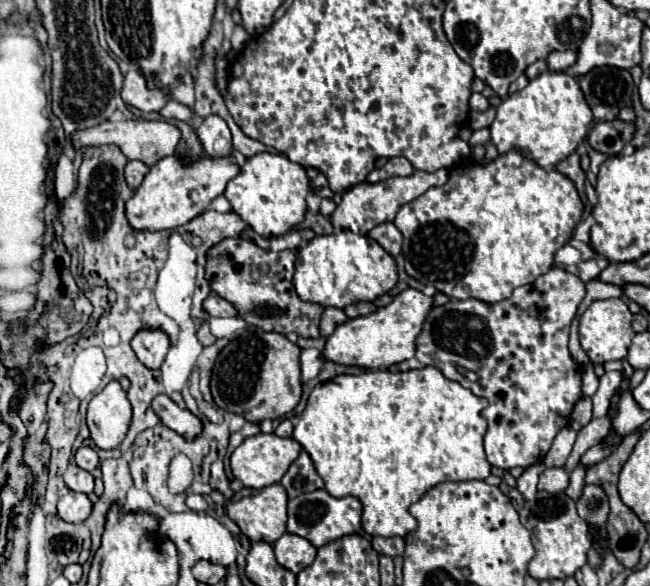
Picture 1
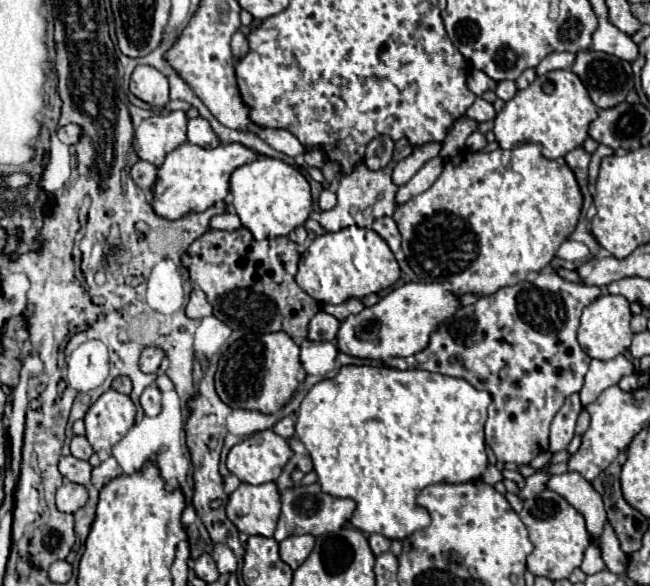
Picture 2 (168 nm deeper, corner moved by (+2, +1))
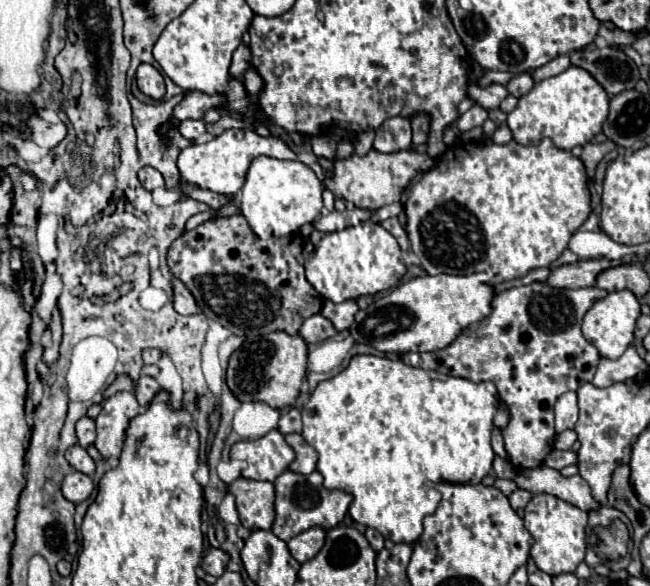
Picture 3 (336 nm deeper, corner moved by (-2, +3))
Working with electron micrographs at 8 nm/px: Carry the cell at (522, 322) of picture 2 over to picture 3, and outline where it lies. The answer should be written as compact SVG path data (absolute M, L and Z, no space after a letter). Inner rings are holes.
M531 283L523 287L513 287L503 293L499 293L493 301L493 313L467 327L449 347L441 351L431 351L431 353L421 353L421 355L411 355L409 353L409 365L421 367L421 369L433 369L445 375L453 377L463 377L471 379L475 383L481 381L493 381L497 385L501 401L505 401L509 409L509 425L503 429L503 439L505 439L505 451L509 455L511 465L515 471L523 469L535 469L543 465L543 459L551 453L553 449L553 439L555 439L555 429L553 429L553 405L559 395L565 391L577 391L577 387L589 379L593 379L597 363L601 359L599 351L585 341L581 333L581 321L587 309L605 297L607 291L599 287L583 287L583 289L553 289L547 287L545 283Z

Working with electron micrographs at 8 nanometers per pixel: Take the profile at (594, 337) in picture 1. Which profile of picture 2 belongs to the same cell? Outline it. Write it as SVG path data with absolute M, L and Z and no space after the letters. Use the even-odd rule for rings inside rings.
M601 295L597 297L591 305L583 309L581 315L581 325L577 331L577 339L581 349L591 357L591 359L601 359L609 361L621 353L625 353L631 345L633 331L629 329L631 321L631 311L629 311L629 301L623 295Z

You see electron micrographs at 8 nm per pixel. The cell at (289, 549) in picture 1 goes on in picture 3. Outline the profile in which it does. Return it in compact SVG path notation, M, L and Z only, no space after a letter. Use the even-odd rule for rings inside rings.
M311 527L311 529L295 535L295 537L287 543L287 547L289 547L291 555L293 555L299 563L305 563L305 561L313 559L313 557L319 553L319 549L323 547L323 543L325 543L325 533L327 533L327 531L325 531L323 527Z

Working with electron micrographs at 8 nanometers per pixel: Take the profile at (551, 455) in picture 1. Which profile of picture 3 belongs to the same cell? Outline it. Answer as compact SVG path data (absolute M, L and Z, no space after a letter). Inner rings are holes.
M563 393L555 403L555 433L563 433L565 429L573 429L577 423L577 395Z

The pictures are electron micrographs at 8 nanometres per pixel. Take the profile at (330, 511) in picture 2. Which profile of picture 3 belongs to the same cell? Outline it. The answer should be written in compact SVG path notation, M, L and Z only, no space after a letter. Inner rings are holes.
M285 471L281 473L277 479L275 479L275 521L273 521L273 527L271 531L283 539L283 541L289 541L291 537L299 535L301 531L307 531L315 525L319 527L325 527L325 529L333 529L337 527L347 509L349 509L349 503L351 503L351 495L345 493L345 491L329 491L323 487L323 477L319 475L319 471L313 471L311 475L301 475L301 473L293 473L293 471Z

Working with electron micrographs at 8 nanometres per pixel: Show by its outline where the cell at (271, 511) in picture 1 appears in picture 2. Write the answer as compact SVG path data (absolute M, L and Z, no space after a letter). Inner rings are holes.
M241 483L227 501L227 517L245 535L273 537L281 515L281 497L275 483Z

